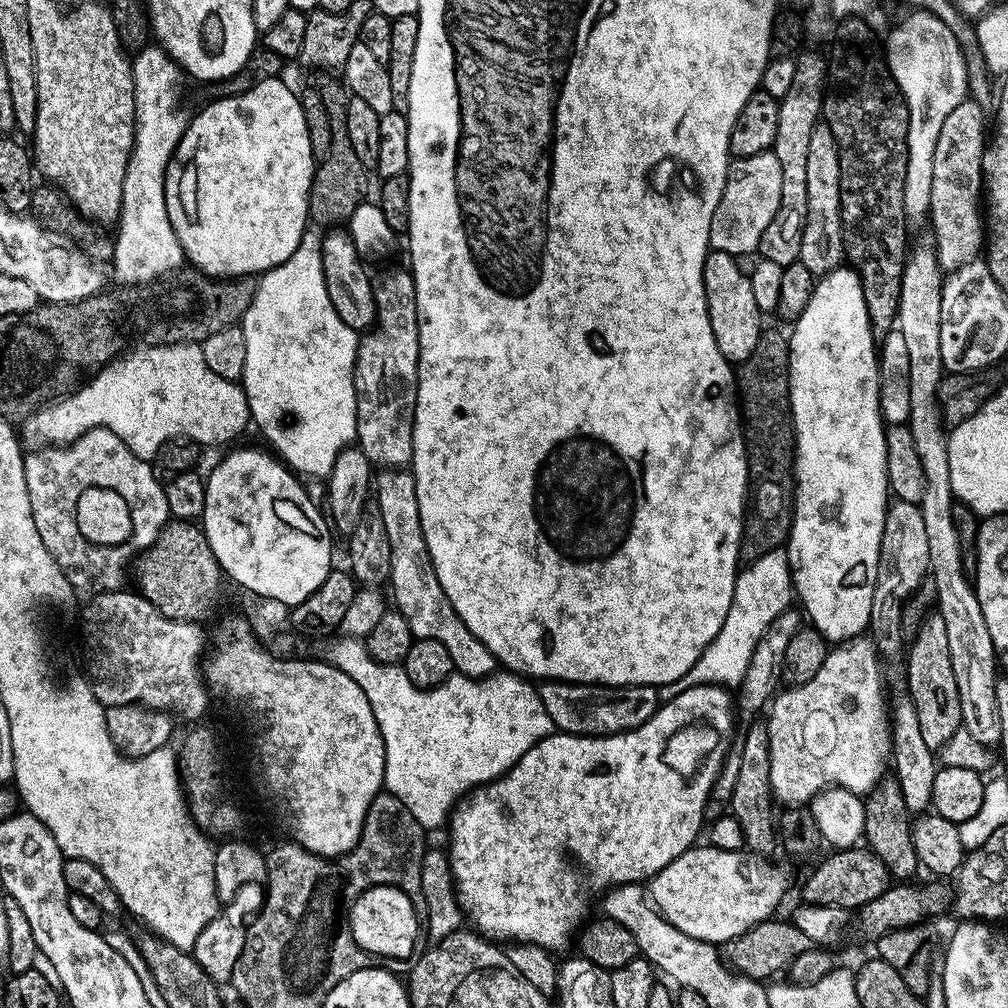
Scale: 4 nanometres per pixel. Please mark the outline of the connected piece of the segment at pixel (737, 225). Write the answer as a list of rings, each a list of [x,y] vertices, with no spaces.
[[[771,150],[733,159],[728,165],[722,198],[710,222],[709,249],[737,258],[744,258],[747,252],[755,253],[760,247],[762,230],[766,230],[766,226],[770,226],[770,218],[778,214],[781,198],[782,166],[778,166],[778,158]]]

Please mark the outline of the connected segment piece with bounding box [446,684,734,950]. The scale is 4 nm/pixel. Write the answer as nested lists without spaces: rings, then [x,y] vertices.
[[[702,684],[696,685],[692,689],[688,689],[679,694],[678,698],[674,698],[673,701],[666,701],[661,703],[657,707],[656,712],[647,720],[642,722],[642,726],[637,728],[630,728],[626,732],[619,732],[613,736],[575,736],[569,732],[561,732],[559,730],[553,731],[551,736],[546,737],[542,742],[538,742],[533,748],[526,753],[523,758],[518,761],[508,772],[505,772],[503,776],[495,779],[490,784],[485,784],[478,787],[451,813],[450,827],[452,826],[452,837],[449,838],[448,844],[446,843],[446,851],[448,853],[448,861],[452,867],[452,879],[456,885],[456,895],[460,901],[460,907],[465,913],[468,912],[472,915],[472,920],[477,924],[475,927],[479,929],[485,937],[496,938],[492,936],[498,936],[500,939],[508,939],[508,942],[523,942],[526,944],[536,944],[540,948],[546,948],[549,950],[557,950],[556,948],[564,948],[568,944],[568,939],[573,936],[574,933],[581,927],[584,916],[584,900],[580,897],[580,880],[572,873],[570,865],[564,861],[564,852],[573,852],[574,855],[580,859],[580,864],[589,872],[592,876],[600,876],[600,880],[607,886],[615,886],[618,884],[630,884],[633,882],[644,882],[649,878],[654,877],[660,873],[663,868],[670,866],[670,862],[674,862],[674,858],[678,858],[685,850],[693,847],[697,843],[696,835],[700,832],[700,827],[704,824],[704,807],[708,804],[708,791],[716,784],[716,779],[720,776],[720,771],[724,768],[724,755],[728,752],[728,747],[732,744],[732,716],[734,720],[734,696],[727,687],[718,684]]]

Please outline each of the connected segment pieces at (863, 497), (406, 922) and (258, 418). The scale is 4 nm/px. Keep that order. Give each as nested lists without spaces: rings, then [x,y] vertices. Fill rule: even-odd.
[[[841,266],[841,267],[838,267],[838,268],[835,268],[835,270],[834,270],[834,271],[832,271],[832,272],[830,272],[830,273],[828,273],[828,275],[826,275],[826,276],[822,276],[822,277],[819,277],[819,279],[817,279],[817,280],[816,280],[816,288],[815,288],[815,289],[814,289],[814,290],[813,290],[813,291],[812,291],[812,297],[811,297],[811,298],[810,298],[810,302],[806,302],[806,310],[802,310],[802,314],[801,314],[801,315],[800,315],[800,316],[799,316],[799,318],[797,318],[797,319],[796,319],[796,321],[794,321],[794,323],[793,323],[793,324],[792,324],[792,325],[791,325],[791,328],[792,328],[792,332],[791,332],[791,331],[790,331],[790,339],[789,339],[789,341],[788,341],[788,345],[789,345],[789,346],[790,346],[790,370],[789,370],[789,371],[788,371],[788,385],[789,385],[789,386],[790,386],[790,406],[791,406],[791,407],[792,407],[792,424],[793,424],[793,426],[794,426],[794,427],[796,427],[796,454],[797,454],[797,457],[798,457],[798,464],[799,464],[799,467],[800,467],[800,468],[801,468],[801,469],[803,469],[803,468],[805,468],[805,470],[806,470],[806,471],[808,471],[808,472],[812,472],[812,477],[810,477],[810,478],[809,478],[809,480],[808,480],[808,484],[804,484],[804,482],[800,482],[800,483],[797,483],[797,486],[796,486],[796,490],[795,490],[795,493],[794,493],[794,503],[793,503],[793,505],[792,505],[792,529],[790,529],[790,530],[789,530],[789,531],[788,531],[788,539],[787,539],[787,541],[786,541],[786,549],[787,549],[787,548],[788,548],[788,563],[786,563],[786,568],[787,568],[787,570],[788,570],[788,572],[789,572],[789,573],[790,573],[790,584],[791,584],[791,586],[792,586],[792,588],[793,588],[793,589],[794,589],[794,592],[795,592],[795,595],[796,595],[796,596],[797,596],[797,597],[798,597],[798,600],[799,600],[799,598],[800,598],[800,600],[801,600],[801,602],[802,602],[802,603],[804,603],[804,608],[805,608],[805,609],[804,609],[804,608],[803,608],[803,611],[804,611],[804,612],[805,612],[805,613],[806,613],[806,616],[807,616],[807,612],[806,612],[806,611],[808,611],[808,616],[809,616],[809,618],[810,618],[810,619],[812,619],[812,620],[809,620],[809,621],[810,621],[810,624],[811,624],[811,627],[813,627],[813,628],[816,628],[816,629],[818,629],[818,631],[820,631],[820,632],[821,632],[821,633],[822,633],[822,634],[823,634],[823,635],[824,635],[824,639],[825,639],[825,640],[827,640],[827,641],[829,641],[829,642],[847,642],[847,641],[849,641],[849,640],[854,640],[854,639],[857,639],[857,637],[859,637],[859,636],[860,636],[860,635],[861,635],[861,633],[863,633],[863,632],[860,632],[860,631],[862,631],[862,630],[863,630],[863,628],[864,628],[864,630],[865,630],[865,629],[867,629],[867,628],[868,628],[868,627],[869,627],[869,624],[870,624],[870,606],[871,606],[871,605],[872,605],[872,603],[873,603],[873,602],[874,602],[874,586],[875,586],[875,585],[876,585],[876,579],[877,579],[877,578],[878,578],[878,558],[879,558],[879,557],[880,557],[880,547],[881,547],[881,546],[882,546],[882,530],[883,530],[883,529],[884,529],[884,523],[885,523],[885,522],[886,522],[886,514],[887,514],[887,513],[888,513],[888,506],[889,506],[889,503],[890,503],[890,493],[889,493],[889,490],[888,490],[888,475],[887,475],[887,474],[886,474],[886,438],[885,438],[885,437],[884,437],[884,430],[885,430],[885,427],[886,427],[886,425],[885,425],[885,423],[884,423],[884,418],[883,418],[883,416],[881,416],[881,414],[880,414],[880,362],[879,362],[879,359],[878,359],[878,342],[877,342],[877,341],[876,341],[876,340],[875,340],[875,339],[874,339],[874,337],[873,337],[873,336],[872,336],[872,327],[871,327],[871,326],[870,326],[870,318],[869,318],[869,317],[868,317],[868,315],[867,315],[867,314],[866,314],[866,298],[862,298],[862,282],[861,282],[861,281],[860,281],[860,275],[858,275],[858,274],[857,274],[857,272],[856,272],[856,270],[855,270],[855,268],[853,268],[853,267],[851,267],[851,266]],[[800,364],[805,364],[805,366],[806,366],[806,367],[808,367],[808,381],[806,381],[806,382],[805,382],[805,384],[800,384]]]
[[[369,885],[367,890],[359,893],[351,903],[351,933],[355,944],[368,952],[370,956],[406,960],[414,952],[422,924],[417,907],[397,885]]]
[[[312,226],[305,227],[302,238],[298,242],[298,250],[286,258],[277,268],[271,268],[259,277],[256,293],[246,310],[242,321],[246,340],[246,364],[242,377],[242,387],[248,399],[248,415],[253,425],[260,427],[260,432],[273,444],[275,455],[282,458],[293,472],[304,476],[321,476],[327,478],[334,469],[335,459],[344,448],[349,447],[356,439],[356,387],[354,386],[354,366],[356,365],[356,345],[358,334],[342,318],[338,318],[338,310],[334,310],[334,302],[330,302],[330,294],[326,290],[324,277],[324,253],[322,251],[321,233]]]

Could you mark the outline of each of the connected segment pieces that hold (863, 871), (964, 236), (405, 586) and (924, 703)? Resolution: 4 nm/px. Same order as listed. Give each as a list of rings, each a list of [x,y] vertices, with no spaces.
[[[853,847],[839,849],[830,853],[832,855],[819,861],[820,868],[816,868],[804,880],[805,905],[828,905],[830,907],[844,908],[847,910],[858,910],[868,902],[878,898],[890,886],[890,877],[884,863],[869,852],[866,848]]]
[[[967,98],[947,115],[935,143],[933,186],[927,219],[932,224],[931,243],[936,250],[936,263],[945,273],[977,259],[986,244],[986,220],[982,215],[982,158],[986,147],[984,111],[985,105]]]
[[[385,468],[374,476],[374,502],[386,522],[386,538],[390,538],[390,562],[392,563],[392,596],[396,599],[395,611],[401,612],[410,622],[413,637],[418,640],[434,638],[446,646],[457,673],[470,677],[484,677],[497,671],[496,655],[458,618],[454,606],[446,598],[432,569],[428,547],[418,514],[416,479],[404,468]]]
[[[933,610],[925,616],[916,635],[911,639],[907,652],[906,684],[914,700],[918,734],[923,744],[932,752],[936,752],[963,723],[958,684],[950,661],[946,622],[938,610]]]

